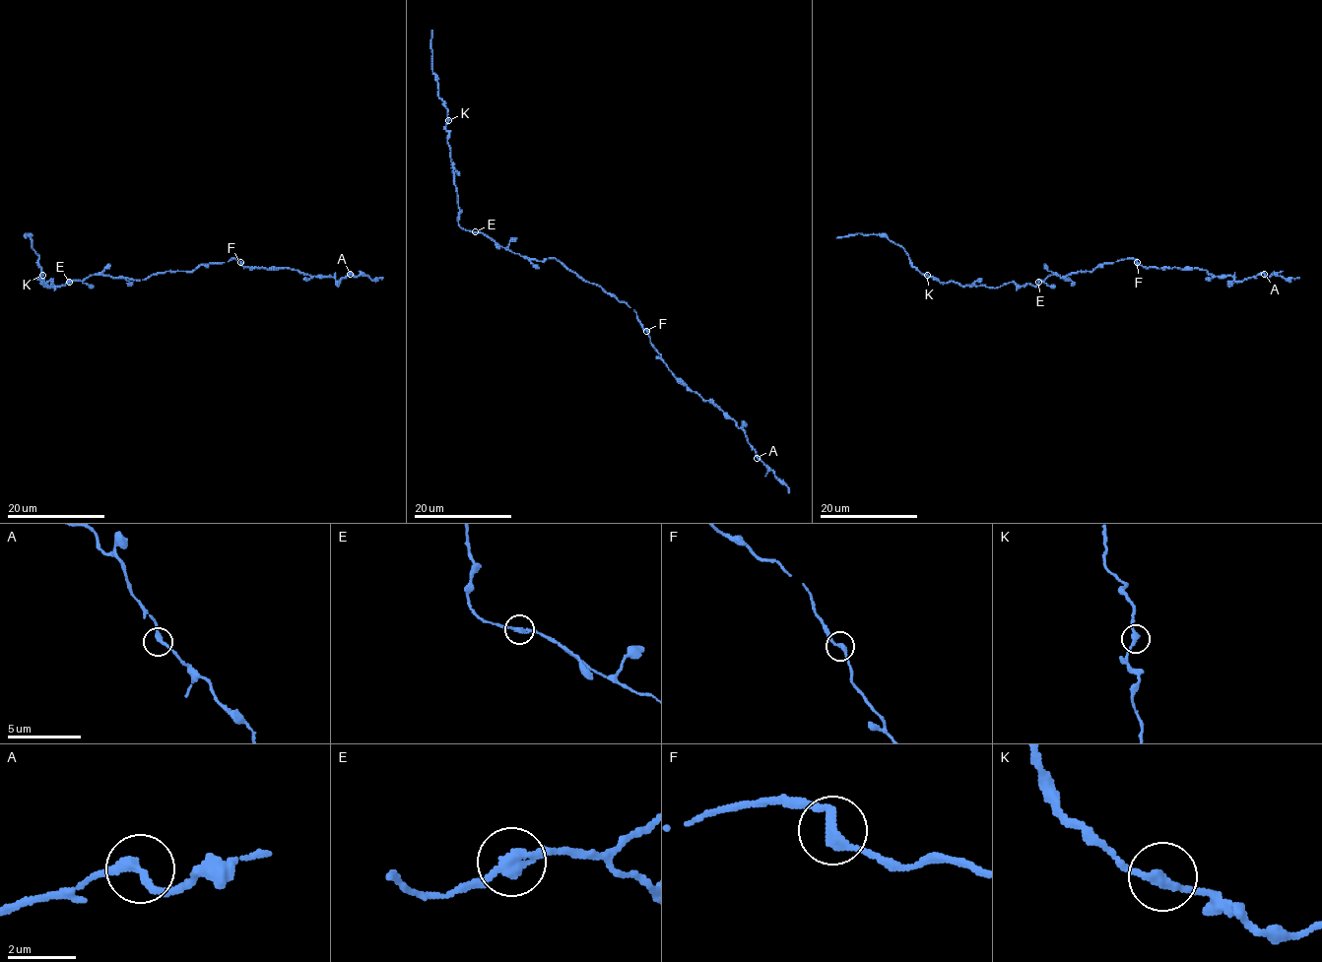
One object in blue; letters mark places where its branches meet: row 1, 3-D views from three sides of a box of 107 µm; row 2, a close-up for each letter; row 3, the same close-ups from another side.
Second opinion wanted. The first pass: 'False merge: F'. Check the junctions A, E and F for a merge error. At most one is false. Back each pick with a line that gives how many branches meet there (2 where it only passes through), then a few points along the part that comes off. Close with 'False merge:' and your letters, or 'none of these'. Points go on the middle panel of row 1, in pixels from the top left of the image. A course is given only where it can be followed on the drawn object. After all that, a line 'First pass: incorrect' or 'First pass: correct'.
False merge: none of these
First pass: incorrect

